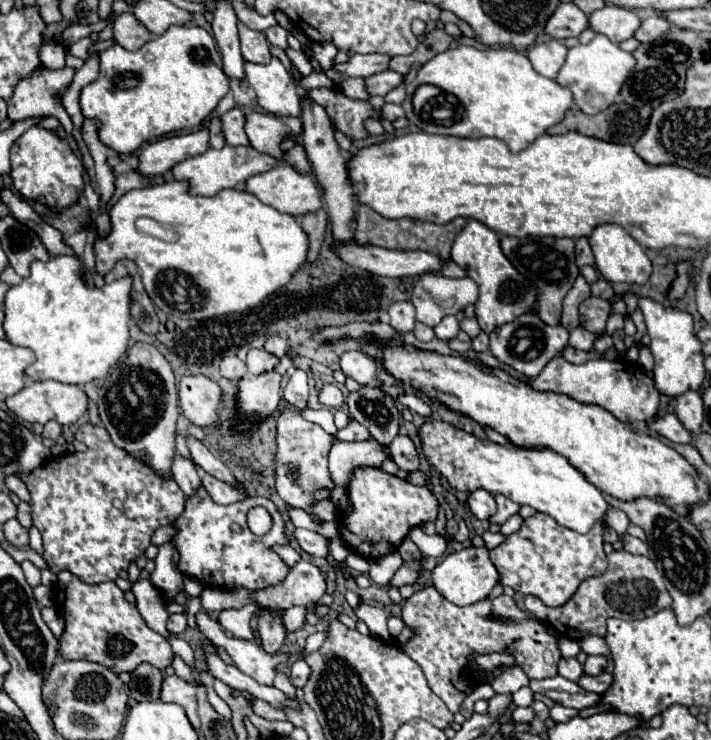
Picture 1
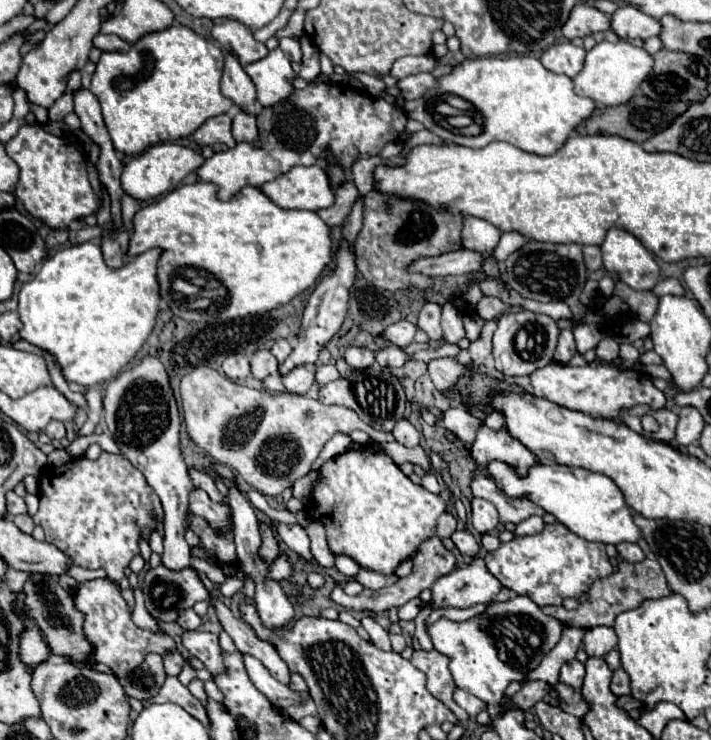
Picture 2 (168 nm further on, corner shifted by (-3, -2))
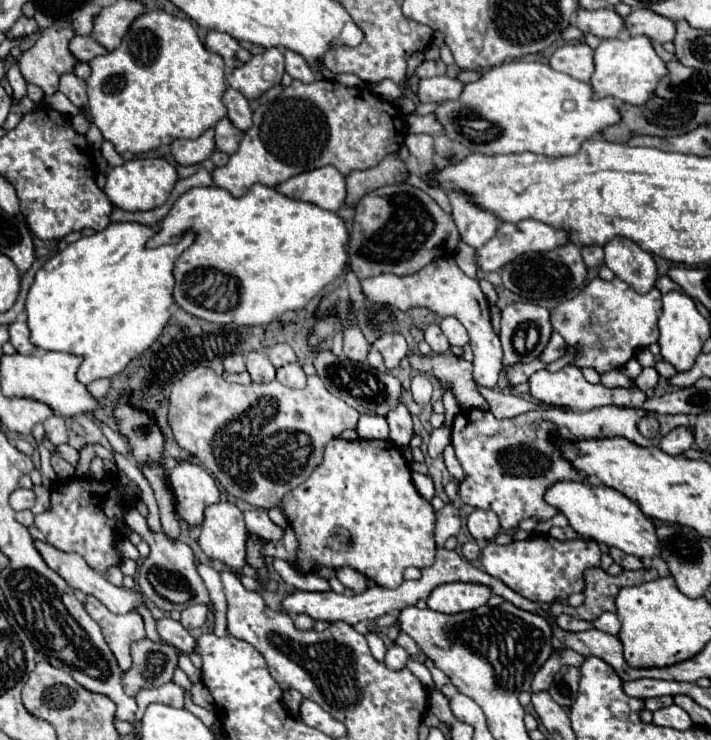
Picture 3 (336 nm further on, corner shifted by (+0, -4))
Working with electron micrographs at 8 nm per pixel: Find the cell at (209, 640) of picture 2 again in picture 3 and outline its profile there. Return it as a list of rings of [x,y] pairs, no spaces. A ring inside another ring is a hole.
[[[171,618],[157,620],[157,632],[163,642],[177,646],[185,654],[191,654],[197,648],[197,640],[179,622],[175,622]]]

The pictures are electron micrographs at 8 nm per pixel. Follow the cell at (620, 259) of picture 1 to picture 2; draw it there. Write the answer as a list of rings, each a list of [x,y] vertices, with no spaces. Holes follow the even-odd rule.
[[[612,228],[600,246],[608,274],[626,282],[634,290],[652,290],[660,278],[660,268],[652,252],[638,238],[622,228]]]

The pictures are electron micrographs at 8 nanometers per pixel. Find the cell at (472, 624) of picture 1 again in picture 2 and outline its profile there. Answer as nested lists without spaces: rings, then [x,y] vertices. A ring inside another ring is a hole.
[[[416,650],[410,658],[410,662],[422,670],[428,678],[428,692],[438,698],[440,702],[444,702],[460,722],[468,720],[468,714],[454,702],[452,694],[454,694],[454,678],[448,670],[450,658],[446,658],[444,654],[438,654],[438,650]]]

